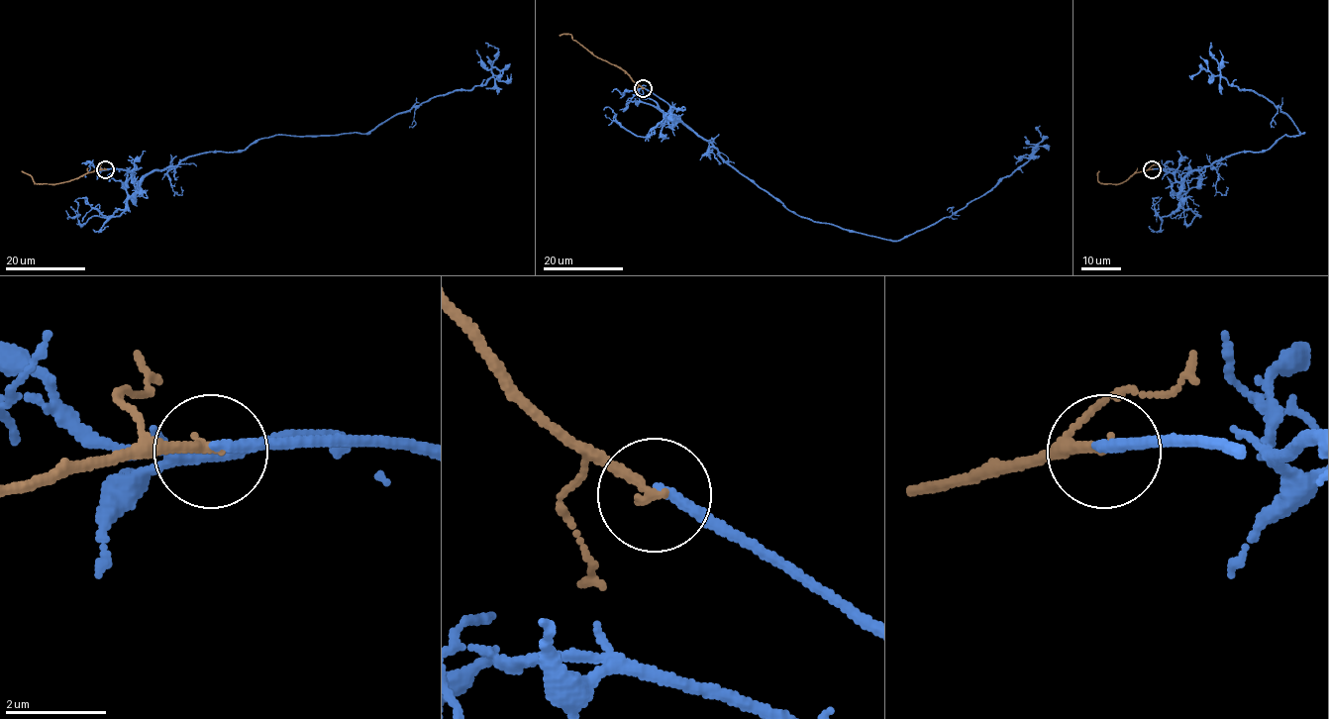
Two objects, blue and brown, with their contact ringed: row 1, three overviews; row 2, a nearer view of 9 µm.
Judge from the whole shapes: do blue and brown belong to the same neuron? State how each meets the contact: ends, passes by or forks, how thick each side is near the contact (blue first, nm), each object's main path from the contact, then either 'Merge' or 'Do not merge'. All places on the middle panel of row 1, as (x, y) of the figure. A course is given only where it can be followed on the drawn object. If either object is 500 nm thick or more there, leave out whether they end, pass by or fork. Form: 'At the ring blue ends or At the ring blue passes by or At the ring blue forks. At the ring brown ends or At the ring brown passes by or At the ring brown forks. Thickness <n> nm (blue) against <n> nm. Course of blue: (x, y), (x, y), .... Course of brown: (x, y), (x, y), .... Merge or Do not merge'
At the ring blue ends. At the ring brown ends. Thickness 220 nm (blue) against 200 nm. Course of blue: (644, 88), (788, 210), (892, 241), (992, 189), (1030, 158), (1035, 146), (1023, 148). Course of brown: (644, 88), (615, 65), (597, 58), (570, 35), (560, 36). Merge

